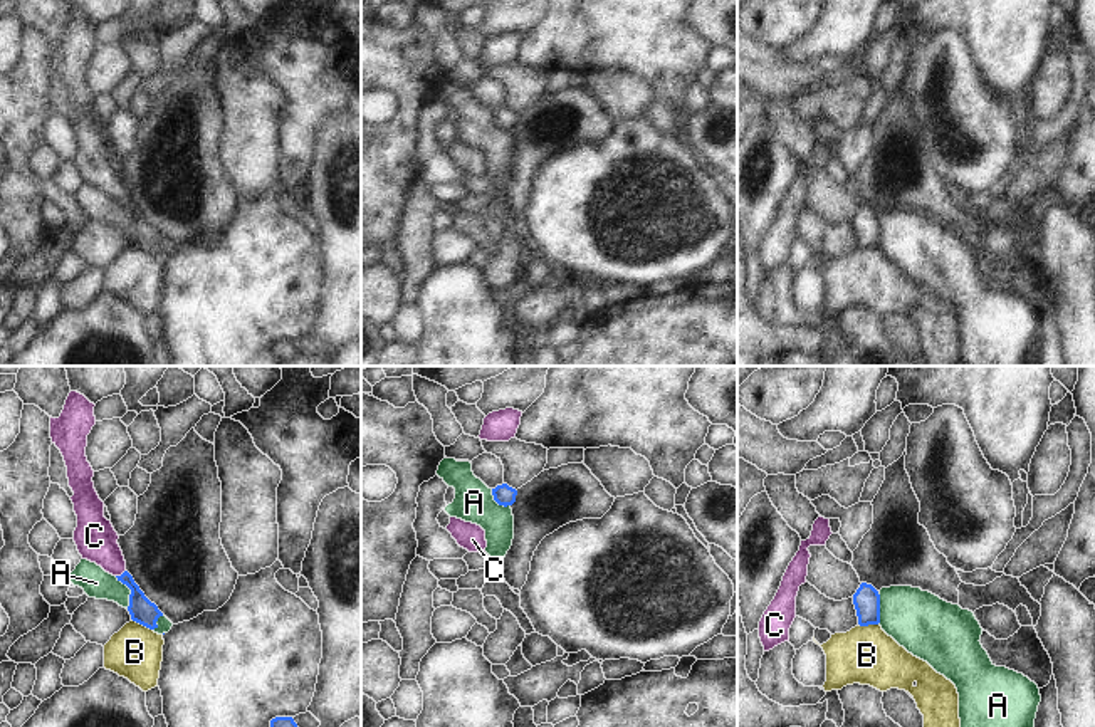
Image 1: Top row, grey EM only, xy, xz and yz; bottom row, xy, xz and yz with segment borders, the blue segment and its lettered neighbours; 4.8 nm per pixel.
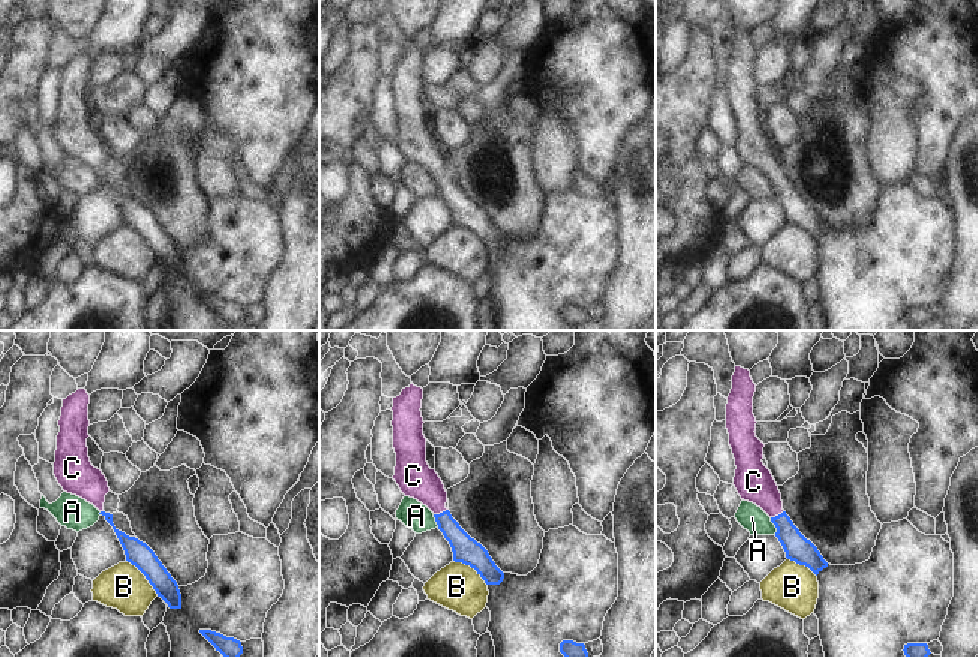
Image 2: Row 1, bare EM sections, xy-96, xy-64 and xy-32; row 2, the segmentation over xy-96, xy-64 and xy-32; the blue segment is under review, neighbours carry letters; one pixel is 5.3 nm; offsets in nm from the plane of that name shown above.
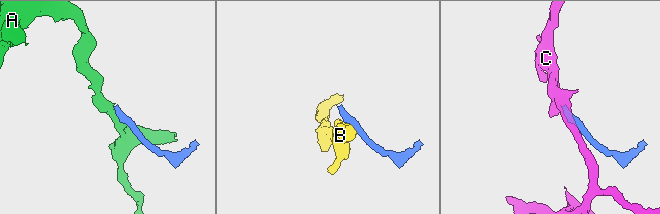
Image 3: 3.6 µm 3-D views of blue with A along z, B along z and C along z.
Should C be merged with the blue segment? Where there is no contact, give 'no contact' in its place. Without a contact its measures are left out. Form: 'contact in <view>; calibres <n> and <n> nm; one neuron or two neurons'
contact in xy; calibres 120 and 200 nm; one neuron

